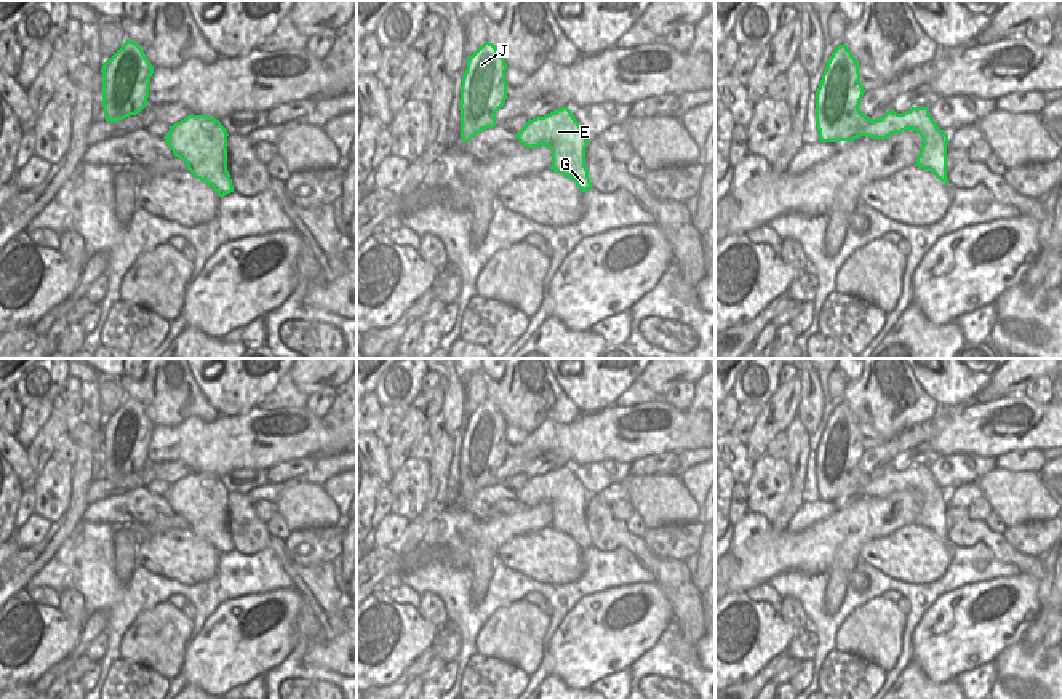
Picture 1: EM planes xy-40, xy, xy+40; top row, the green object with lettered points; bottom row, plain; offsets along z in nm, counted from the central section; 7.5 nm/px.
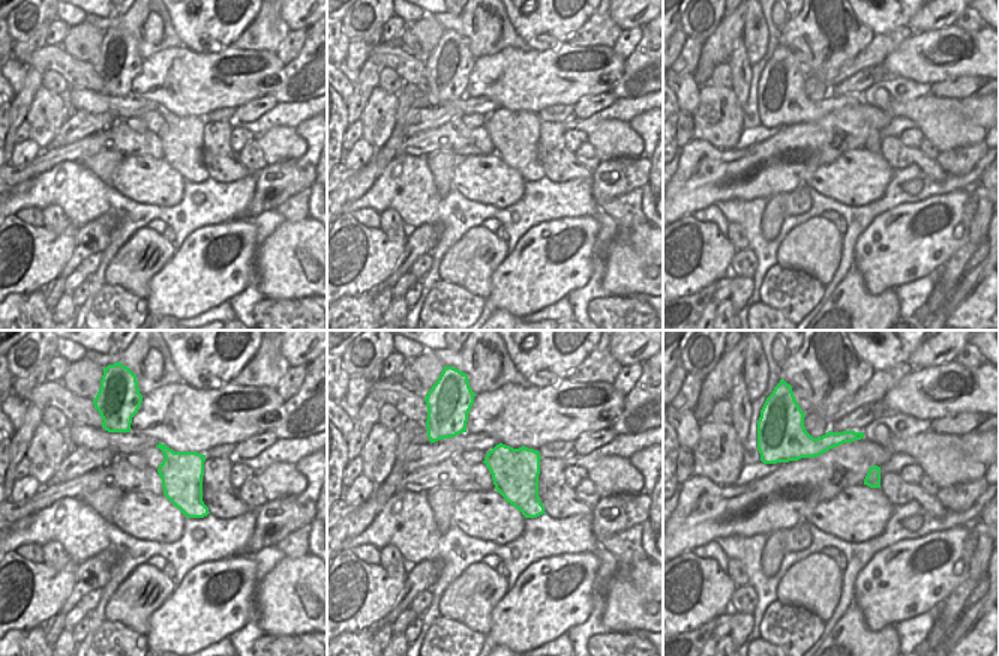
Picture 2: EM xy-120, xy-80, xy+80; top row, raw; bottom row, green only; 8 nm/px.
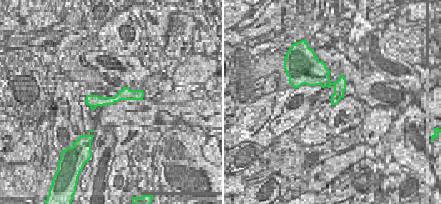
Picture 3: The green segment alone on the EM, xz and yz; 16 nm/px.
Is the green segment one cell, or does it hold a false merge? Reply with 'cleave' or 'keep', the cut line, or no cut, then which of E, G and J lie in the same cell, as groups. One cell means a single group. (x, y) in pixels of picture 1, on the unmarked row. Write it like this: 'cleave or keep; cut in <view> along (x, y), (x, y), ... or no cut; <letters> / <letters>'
keep; no cut; E G J

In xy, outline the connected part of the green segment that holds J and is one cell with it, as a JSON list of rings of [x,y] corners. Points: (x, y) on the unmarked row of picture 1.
[[[485,400],[472,414],[461,443],[461,499],[496,485],[496,470],[507,457],[507,422],[497,406]]]

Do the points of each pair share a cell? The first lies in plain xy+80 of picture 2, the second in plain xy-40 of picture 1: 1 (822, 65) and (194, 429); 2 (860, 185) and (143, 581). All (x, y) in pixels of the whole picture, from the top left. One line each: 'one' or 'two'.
1: two
2: two

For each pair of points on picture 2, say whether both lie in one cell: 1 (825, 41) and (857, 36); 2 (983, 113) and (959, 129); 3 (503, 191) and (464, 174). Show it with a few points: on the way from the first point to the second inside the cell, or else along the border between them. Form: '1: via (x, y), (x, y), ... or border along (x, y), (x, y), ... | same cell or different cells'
1: via (833, 35), (845, 32), (849, 36) | same cell
2: border along (959, 101), (960, 110), (983, 128) | different cells
3: via (494, 183), (486, 179), (473, 177) | same cell

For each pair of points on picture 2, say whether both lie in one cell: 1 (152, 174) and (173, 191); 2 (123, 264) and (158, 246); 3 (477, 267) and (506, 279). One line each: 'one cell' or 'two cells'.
1: one cell
2: one cell
3: two cells

